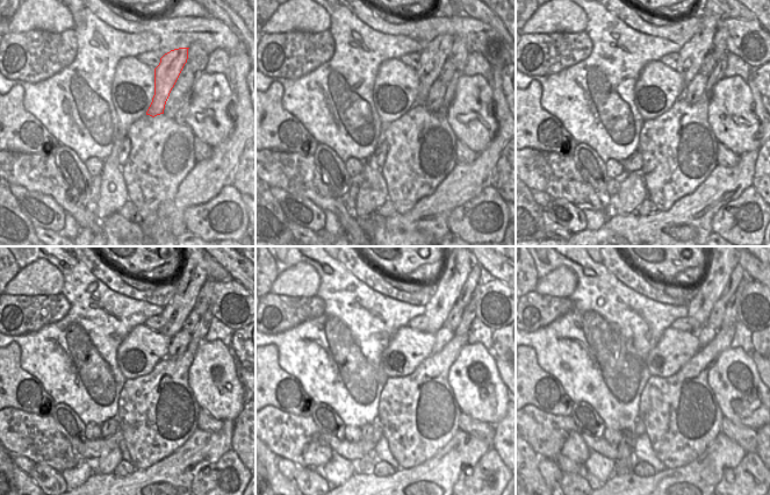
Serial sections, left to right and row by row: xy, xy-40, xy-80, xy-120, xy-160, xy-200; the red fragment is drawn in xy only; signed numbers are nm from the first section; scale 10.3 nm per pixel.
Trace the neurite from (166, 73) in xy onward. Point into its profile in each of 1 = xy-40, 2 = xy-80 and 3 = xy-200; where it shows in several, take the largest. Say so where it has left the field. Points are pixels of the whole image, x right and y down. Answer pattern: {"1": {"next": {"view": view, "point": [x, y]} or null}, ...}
{"1": {"next": {"view": "xy-40", "point": [432, 58]}}, "2": {"next": {"view": "xy-80", "point": [692, 54]}}, "3": {"next": {"view": "xy-200", "point": [709, 288]}}}

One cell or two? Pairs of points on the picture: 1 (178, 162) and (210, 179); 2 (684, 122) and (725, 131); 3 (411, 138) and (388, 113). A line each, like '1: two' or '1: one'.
1: two
2: two
3: two

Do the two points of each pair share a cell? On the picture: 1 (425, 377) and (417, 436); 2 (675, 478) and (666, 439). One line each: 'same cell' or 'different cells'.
1: same cell
2: different cells

